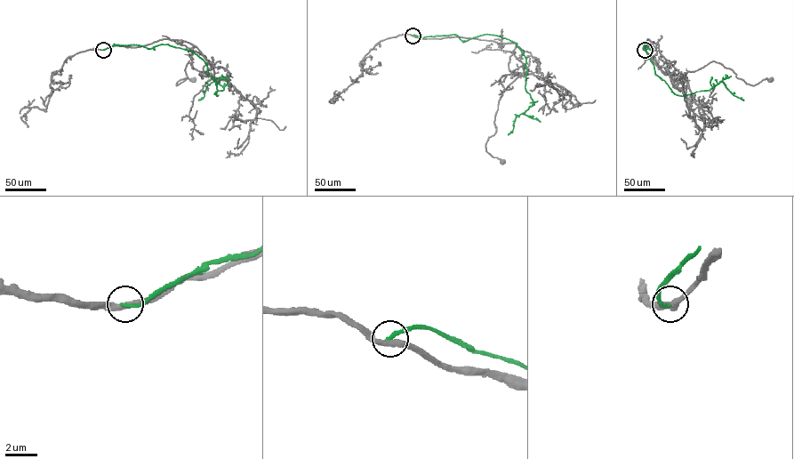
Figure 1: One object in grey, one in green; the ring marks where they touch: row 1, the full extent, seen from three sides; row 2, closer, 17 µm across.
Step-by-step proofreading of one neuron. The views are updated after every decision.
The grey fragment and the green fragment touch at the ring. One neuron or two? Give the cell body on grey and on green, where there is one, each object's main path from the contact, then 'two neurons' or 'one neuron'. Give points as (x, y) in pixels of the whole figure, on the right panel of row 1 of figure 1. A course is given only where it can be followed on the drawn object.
cell body of grey at (770, 80); no cell body on green; grey runs (645, 50), (647, 39), (653, 60), (664, 74), (683, 76), (712, 61), (746, 84), (771, 80); green runs (645, 50), (650, 46), (643, 47), (655, 74), (674, 93), (708, 91), (721, 81), (743, 100); two neurons

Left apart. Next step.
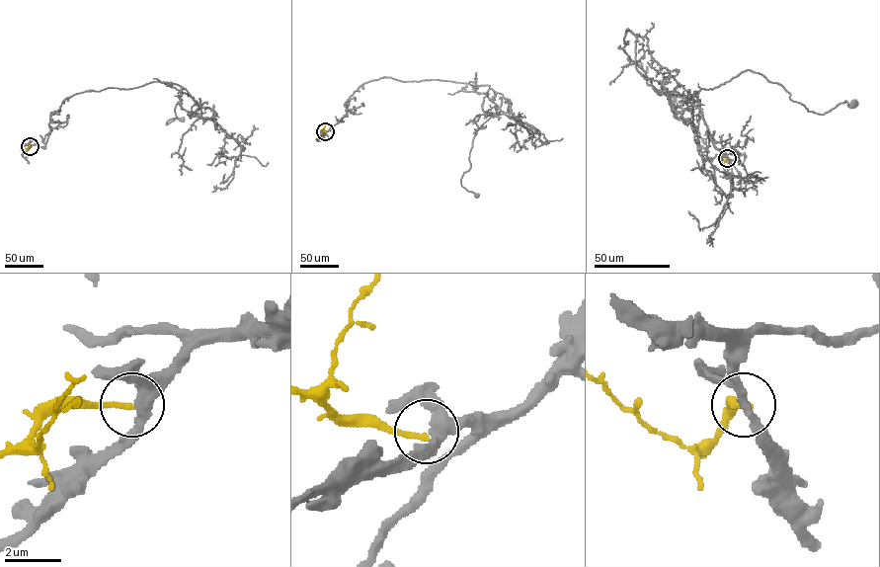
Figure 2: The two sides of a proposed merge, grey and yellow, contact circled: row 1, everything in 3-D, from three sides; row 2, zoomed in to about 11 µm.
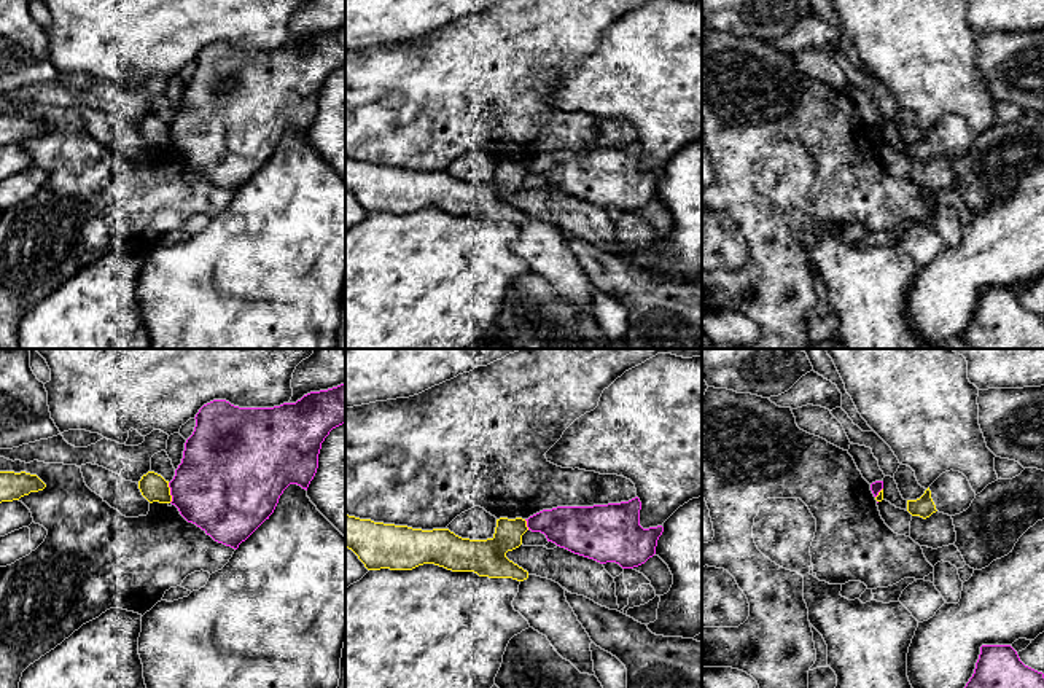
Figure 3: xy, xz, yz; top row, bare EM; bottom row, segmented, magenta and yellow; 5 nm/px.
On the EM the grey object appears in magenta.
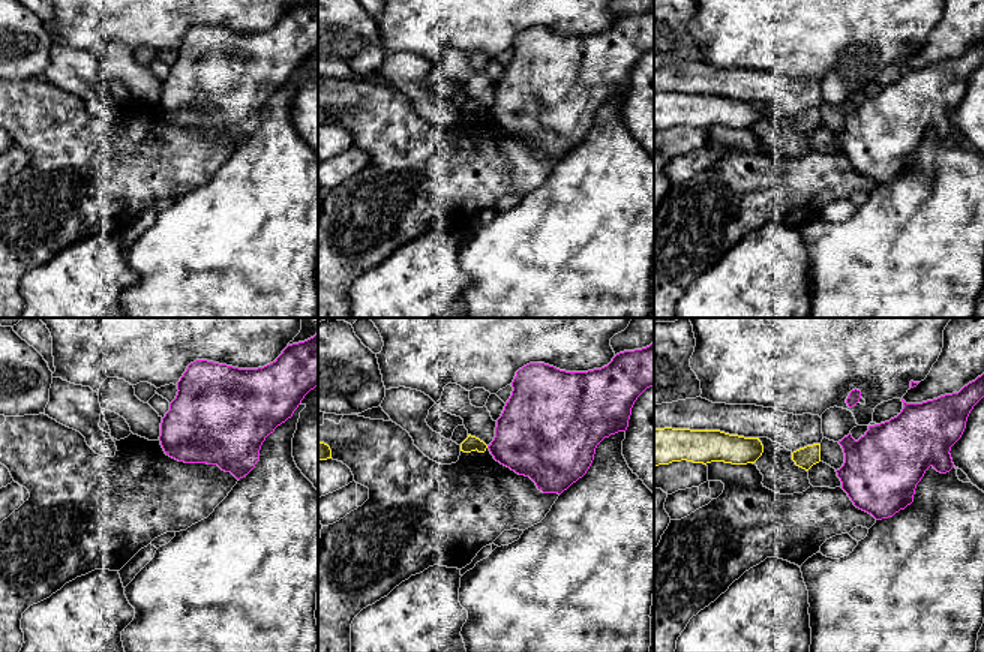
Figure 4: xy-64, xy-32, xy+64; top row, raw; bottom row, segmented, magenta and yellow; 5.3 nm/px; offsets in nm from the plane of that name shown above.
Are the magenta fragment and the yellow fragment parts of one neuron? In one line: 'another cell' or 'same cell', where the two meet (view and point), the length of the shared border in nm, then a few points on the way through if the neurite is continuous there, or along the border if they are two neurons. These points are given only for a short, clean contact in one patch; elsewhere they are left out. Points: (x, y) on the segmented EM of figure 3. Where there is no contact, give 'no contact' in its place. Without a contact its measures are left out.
another cell | xy (171, 492) | 110 nm | along xy (167, 483), (171, 502)

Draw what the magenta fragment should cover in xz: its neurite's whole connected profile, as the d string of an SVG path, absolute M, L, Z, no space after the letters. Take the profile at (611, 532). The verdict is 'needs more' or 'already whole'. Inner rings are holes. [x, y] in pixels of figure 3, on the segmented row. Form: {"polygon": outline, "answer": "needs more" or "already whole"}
{"polygon": "M638 497L608 505L557 506L543 510L527 521L532 532L541 532L547 541L600 564L616 562L622 569L645 564L656 554L662 526L640 526Z", "answer": "already whole"}

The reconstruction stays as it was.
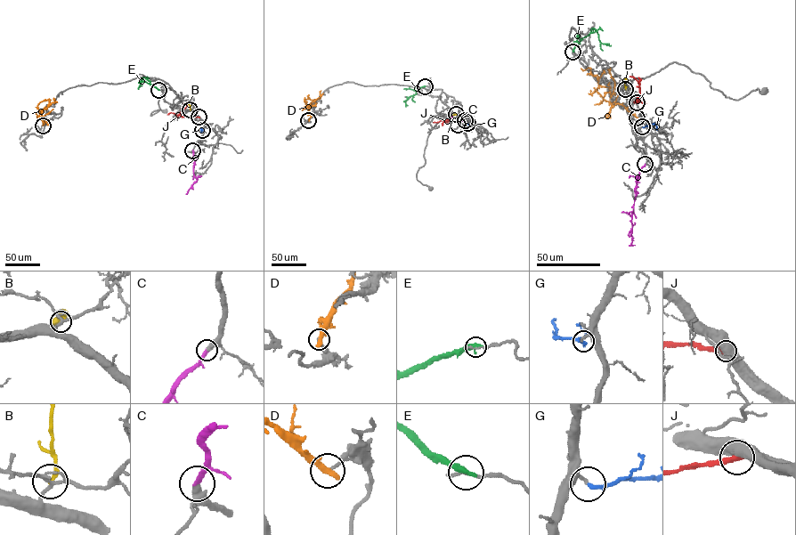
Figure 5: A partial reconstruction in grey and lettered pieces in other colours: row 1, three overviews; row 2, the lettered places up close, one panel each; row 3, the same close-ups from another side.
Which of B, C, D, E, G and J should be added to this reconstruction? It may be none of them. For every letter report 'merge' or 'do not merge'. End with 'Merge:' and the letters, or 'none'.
B: do not merge
C: merge
D: do not merge
E: do not merge
G: merge
J: do not merge
Merge: C, G

